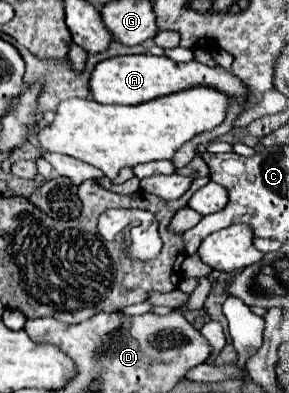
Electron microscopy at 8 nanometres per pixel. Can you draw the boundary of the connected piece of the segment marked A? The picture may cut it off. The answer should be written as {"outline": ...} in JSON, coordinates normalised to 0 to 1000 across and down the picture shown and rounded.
{"outline":[[[519,135],[367,150],[332,165],[311,201],[311,232],[325,252],[339,262],[401,262],[401,267],[484,267],[540,247],[567,247],[567,242],[616,237],[664,221],[734,221],[747,232],[768,232],[803,262],[824,262],[824,267],[844,267],[858,257],[851,247],[872,237],[824,196],[796,191],[796,181],[768,176],[761,165],[713,170],[678,155],[602,160],[581,145],[533,145]]]}

